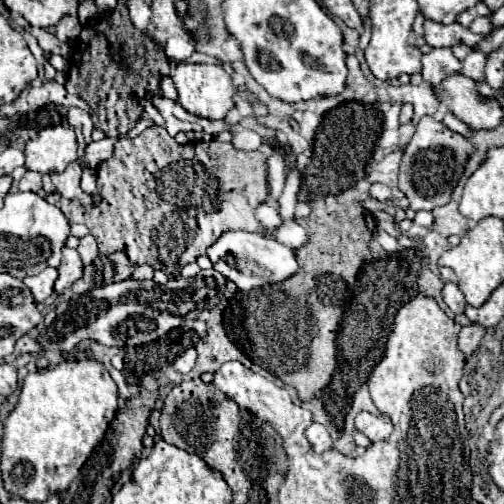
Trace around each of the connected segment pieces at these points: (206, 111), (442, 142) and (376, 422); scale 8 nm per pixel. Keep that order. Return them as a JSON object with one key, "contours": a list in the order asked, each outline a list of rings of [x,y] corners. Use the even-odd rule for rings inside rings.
{"contours":[[[[179,63],[171,71],[171,79],[179,91],[179,105],[197,117],[207,119],[225,119],[229,109],[235,105],[235,87],[229,73],[221,65],[211,63]]],[[[429,115],[421,117],[413,139],[405,147],[401,161],[401,175],[399,175],[399,189],[409,197],[411,209],[431,211],[433,207],[445,205],[451,197],[457,179],[461,177],[469,151],[471,151],[469,141],[463,135],[453,133],[451,129],[447,129],[443,123],[435,121]]],[[[361,411],[355,417],[355,429],[361,431],[371,441],[381,441],[391,435],[393,425],[389,423],[389,419],[385,419],[385,415],[371,415],[371,413]]]]}

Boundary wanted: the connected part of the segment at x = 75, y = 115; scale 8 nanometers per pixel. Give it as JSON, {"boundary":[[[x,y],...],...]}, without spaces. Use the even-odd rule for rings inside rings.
{"boundary":[[[71,107],[67,113],[67,121],[71,127],[79,127],[83,131],[85,141],[91,141],[91,131],[93,131],[93,121],[91,115],[79,107]]]}

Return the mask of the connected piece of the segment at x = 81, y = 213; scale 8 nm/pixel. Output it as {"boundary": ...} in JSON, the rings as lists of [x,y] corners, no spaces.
{"boundary":[[[147,127],[139,137],[135,139],[119,139],[115,143],[115,151],[113,151],[113,157],[103,161],[99,165],[99,205],[93,205],[93,207],[83,207],[83,205],[77,205],[77,203],[69,203],[67,197],[57,197],[53,203],[63,211],[63,215],[67,217],[69,223],[83,223],[87,225],[89,233],[95,237],[97,245],[99,245],[99,251],[105,253],[105,255],[111,255],[113,251],[125,251],[130,256],[129,260],[133,261],[135,265],[149,264],[153,265],[155,269],[163,269],[165,273],[169,275],[177,275],[179,273],[179,267],[195,261],[199,255],[205,253],[207,247],[211,247],[219,237],[221,233],[225,233],[227,229],[243,229],[243,231],[259,231],[259,221],[255,217],[255,209],[265,201],[265,197],[269,195],[269,185],[267,185],[267,165],[265,165],[265,159],[269,157],[271,153],[271,147],[269,145],[261,145],[257,151],[239,151],[235,149],[231,143],[219,143],[217,139],[205,143],[205,141],[195,141],[195,143],[187,143],[187,145],[179,145],[167,131],[165,127]]]}

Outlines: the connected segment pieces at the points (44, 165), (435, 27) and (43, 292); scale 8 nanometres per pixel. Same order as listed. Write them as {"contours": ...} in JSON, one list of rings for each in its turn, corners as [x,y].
{"contours":[[[[67,125],[41,129],[25,147],[25,167],[39,173],[63,171],[71,161],[77,161],[75,131]]],[[[425,21],[425,41],[431,47],[453,47],[457,43],[465,43],[471,49],[477,49],[479,43],[485,39],[487,35],[481,33],[473,33],[467,27],[459,25],[459,23],[451,23],[451,25],[441,25],[441,23],[433,23],[433,21]]],[[[47,267],[45,271],[41,271],[41,273],[37,273],[37,275],[25,277],[23,283],[31,289],[35,301],[41,303],[41,301],[45,301],[47,297],[53,295],[53,283],[55,283],[55,279],[57,279],[57,269]]]]}

